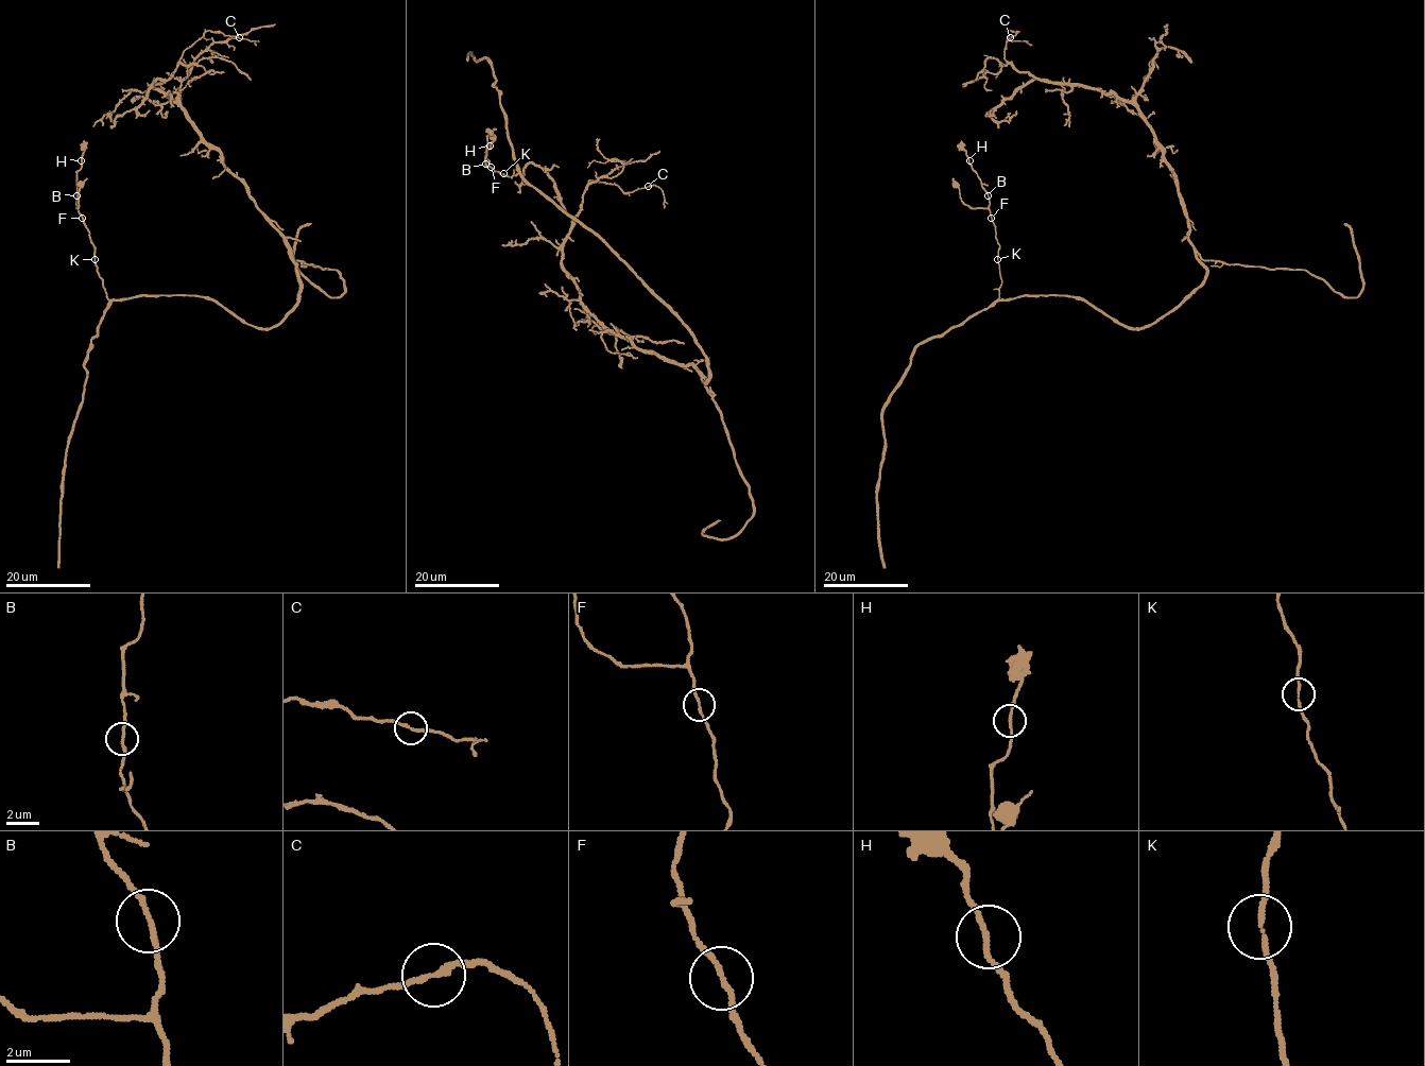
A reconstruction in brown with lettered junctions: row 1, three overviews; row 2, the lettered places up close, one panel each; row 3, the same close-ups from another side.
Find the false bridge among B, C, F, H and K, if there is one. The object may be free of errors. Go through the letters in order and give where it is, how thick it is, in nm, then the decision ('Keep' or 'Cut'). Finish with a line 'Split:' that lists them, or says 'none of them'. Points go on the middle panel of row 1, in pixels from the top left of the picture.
B: Place: (485, 164). Thickness 150 nm. Keep
C: Place: (648, 186). Thickness 160 nm. Keep
F: Place: (491, 167). Thickness 140 nm. Keep
H: Place: (490, 145). Thickness 150 nm. Keep
K: Place: (503, 173). Thickness 140 nm. Keep
Split: none of them

